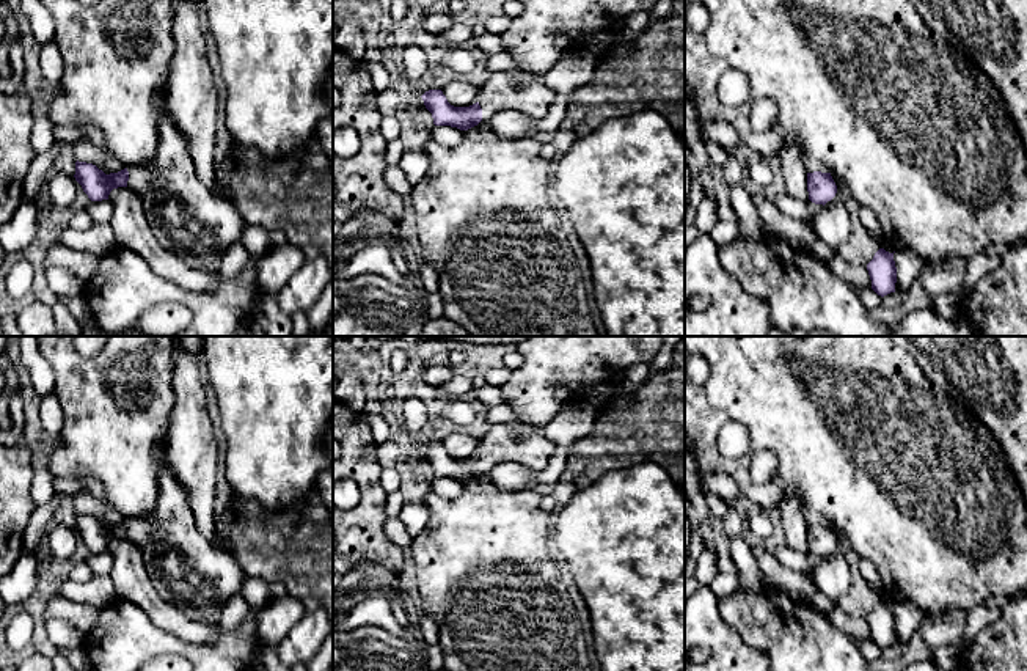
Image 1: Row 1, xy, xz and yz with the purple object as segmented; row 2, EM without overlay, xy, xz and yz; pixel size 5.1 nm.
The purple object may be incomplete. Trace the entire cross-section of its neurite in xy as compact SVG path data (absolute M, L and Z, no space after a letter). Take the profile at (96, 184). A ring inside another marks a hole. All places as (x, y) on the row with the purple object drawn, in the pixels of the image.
M168 79L157 90L159 146L146 167L105 174L75 162L75 181L91 201L108 200L113 189L135 190L157 242L188 267L218 273L223 258L242 242L243 220L196 174L188 141L168 113Z

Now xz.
M517 68L493 72L479 101L470 107L451 105L441 90L429 90L421 97L435 126L468 130L501 110L517 110L531 121L540 121L557 93L545 83L542 74Z

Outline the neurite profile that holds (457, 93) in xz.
M451 82L443 90L448 102L454 107L470 107L479 102L482 90L465 82Z

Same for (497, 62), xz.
M501 52L501 53L492 53L492 55L488 55L488 58L484 63L484 66L488 71L492 71L492 72L498 72L498 71L517 69L518 68L518 63L507 52Z

